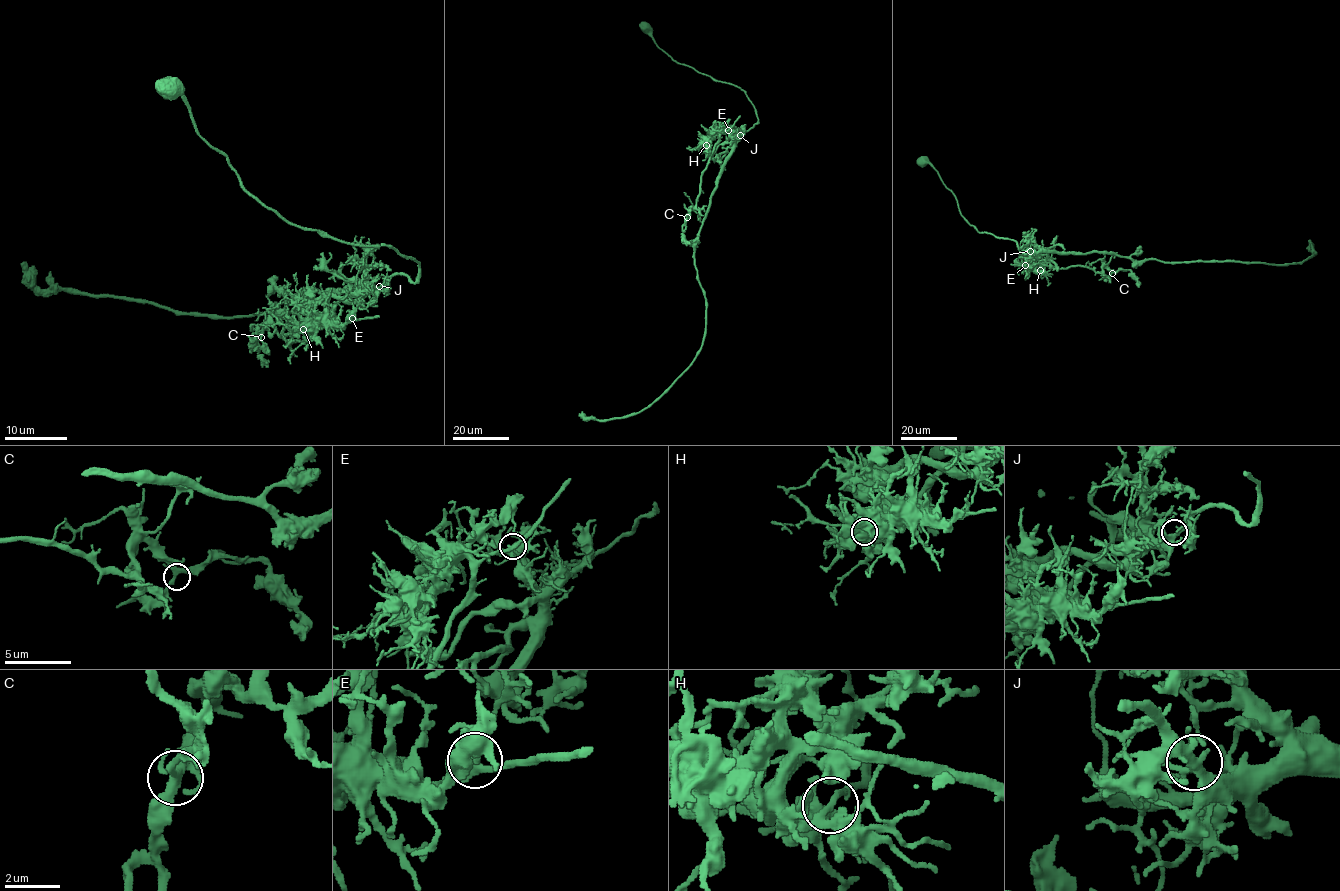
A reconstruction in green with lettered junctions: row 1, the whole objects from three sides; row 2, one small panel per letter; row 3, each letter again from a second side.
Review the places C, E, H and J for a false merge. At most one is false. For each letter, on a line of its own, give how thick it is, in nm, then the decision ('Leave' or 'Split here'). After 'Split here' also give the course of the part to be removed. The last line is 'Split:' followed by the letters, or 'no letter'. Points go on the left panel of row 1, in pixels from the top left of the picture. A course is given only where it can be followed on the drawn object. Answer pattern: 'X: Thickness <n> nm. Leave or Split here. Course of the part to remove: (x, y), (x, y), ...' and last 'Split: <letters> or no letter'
C: Thickness 280 nm. Leave
E: Thickness 240 nm. Split here. Course of the part to remove: (352, 318), (291, 319), (280, 335), (267, 319), (261, 332), (252, 329), (267, 366)
H: Thickness 240 nm. Leave
J: Thickness 360 nm. Leave
Split: E

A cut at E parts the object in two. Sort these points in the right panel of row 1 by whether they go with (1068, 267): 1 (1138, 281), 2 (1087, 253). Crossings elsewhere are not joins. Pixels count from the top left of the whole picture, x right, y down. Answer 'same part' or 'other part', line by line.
1: same part
2: other part

